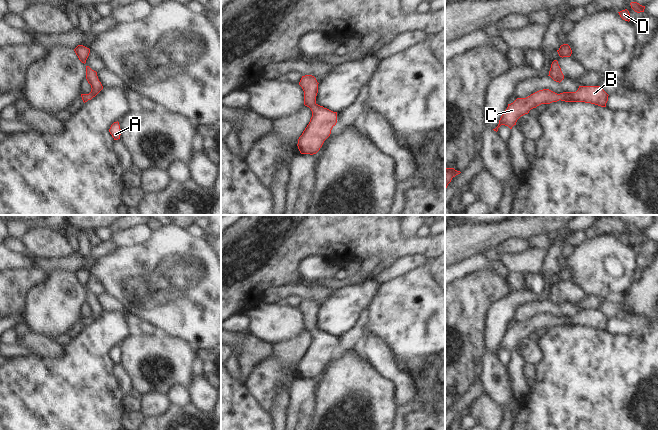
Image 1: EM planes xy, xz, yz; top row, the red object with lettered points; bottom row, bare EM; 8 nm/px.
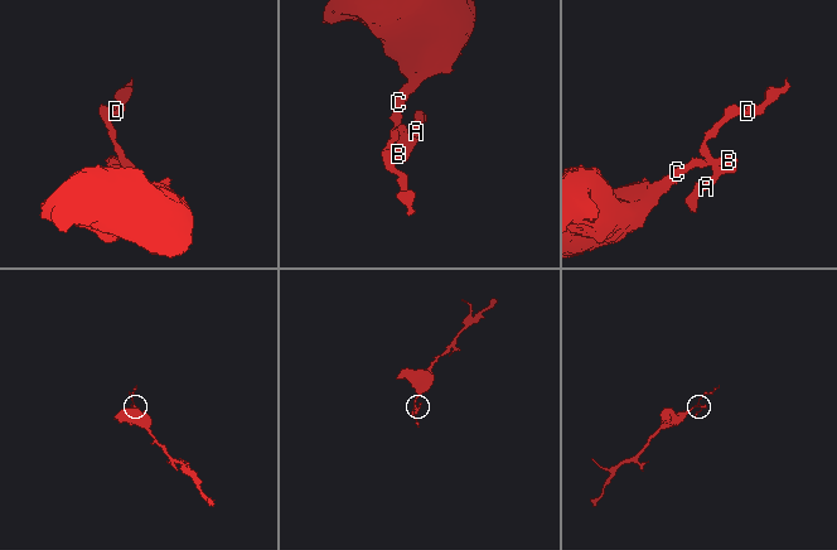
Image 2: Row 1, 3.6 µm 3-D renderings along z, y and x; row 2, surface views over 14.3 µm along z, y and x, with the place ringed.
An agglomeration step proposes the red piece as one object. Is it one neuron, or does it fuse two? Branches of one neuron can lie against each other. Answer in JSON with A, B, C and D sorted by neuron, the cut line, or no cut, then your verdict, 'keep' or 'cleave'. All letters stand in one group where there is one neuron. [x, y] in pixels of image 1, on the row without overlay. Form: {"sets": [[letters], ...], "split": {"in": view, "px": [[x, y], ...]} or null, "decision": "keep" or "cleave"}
{"sets": [["A", "B", "C", "D"]], "split": null, "decision": "keep"}

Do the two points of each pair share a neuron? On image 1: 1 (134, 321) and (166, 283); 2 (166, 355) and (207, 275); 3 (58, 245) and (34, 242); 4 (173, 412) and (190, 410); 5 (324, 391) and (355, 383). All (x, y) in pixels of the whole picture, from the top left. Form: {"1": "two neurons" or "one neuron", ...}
{"1": "two neurons", "2": "two neurons", "3": "one neuron", "4": "one neuron", "5": "one neuron"}

